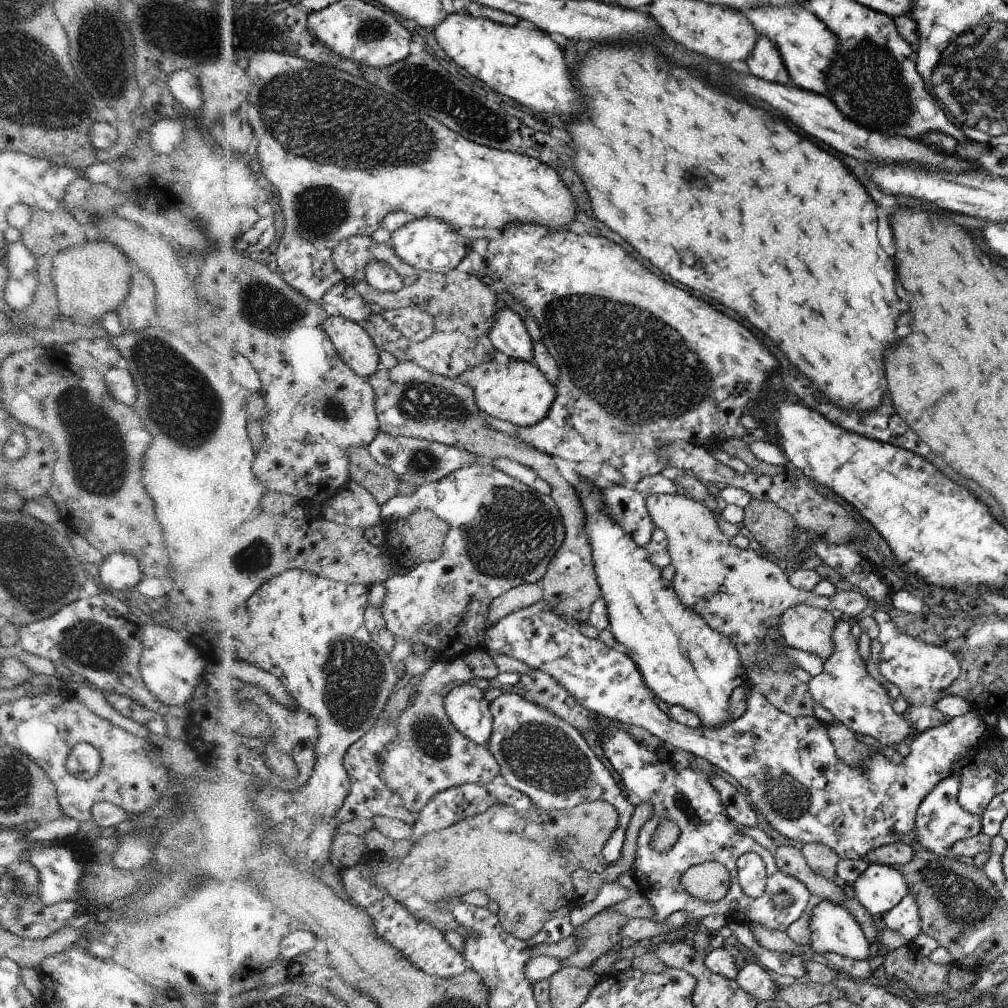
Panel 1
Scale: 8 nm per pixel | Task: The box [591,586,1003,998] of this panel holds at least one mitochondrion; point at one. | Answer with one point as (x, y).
(965, 903)

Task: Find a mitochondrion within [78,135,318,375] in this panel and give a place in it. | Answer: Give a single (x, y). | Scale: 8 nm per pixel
(272, 311)

